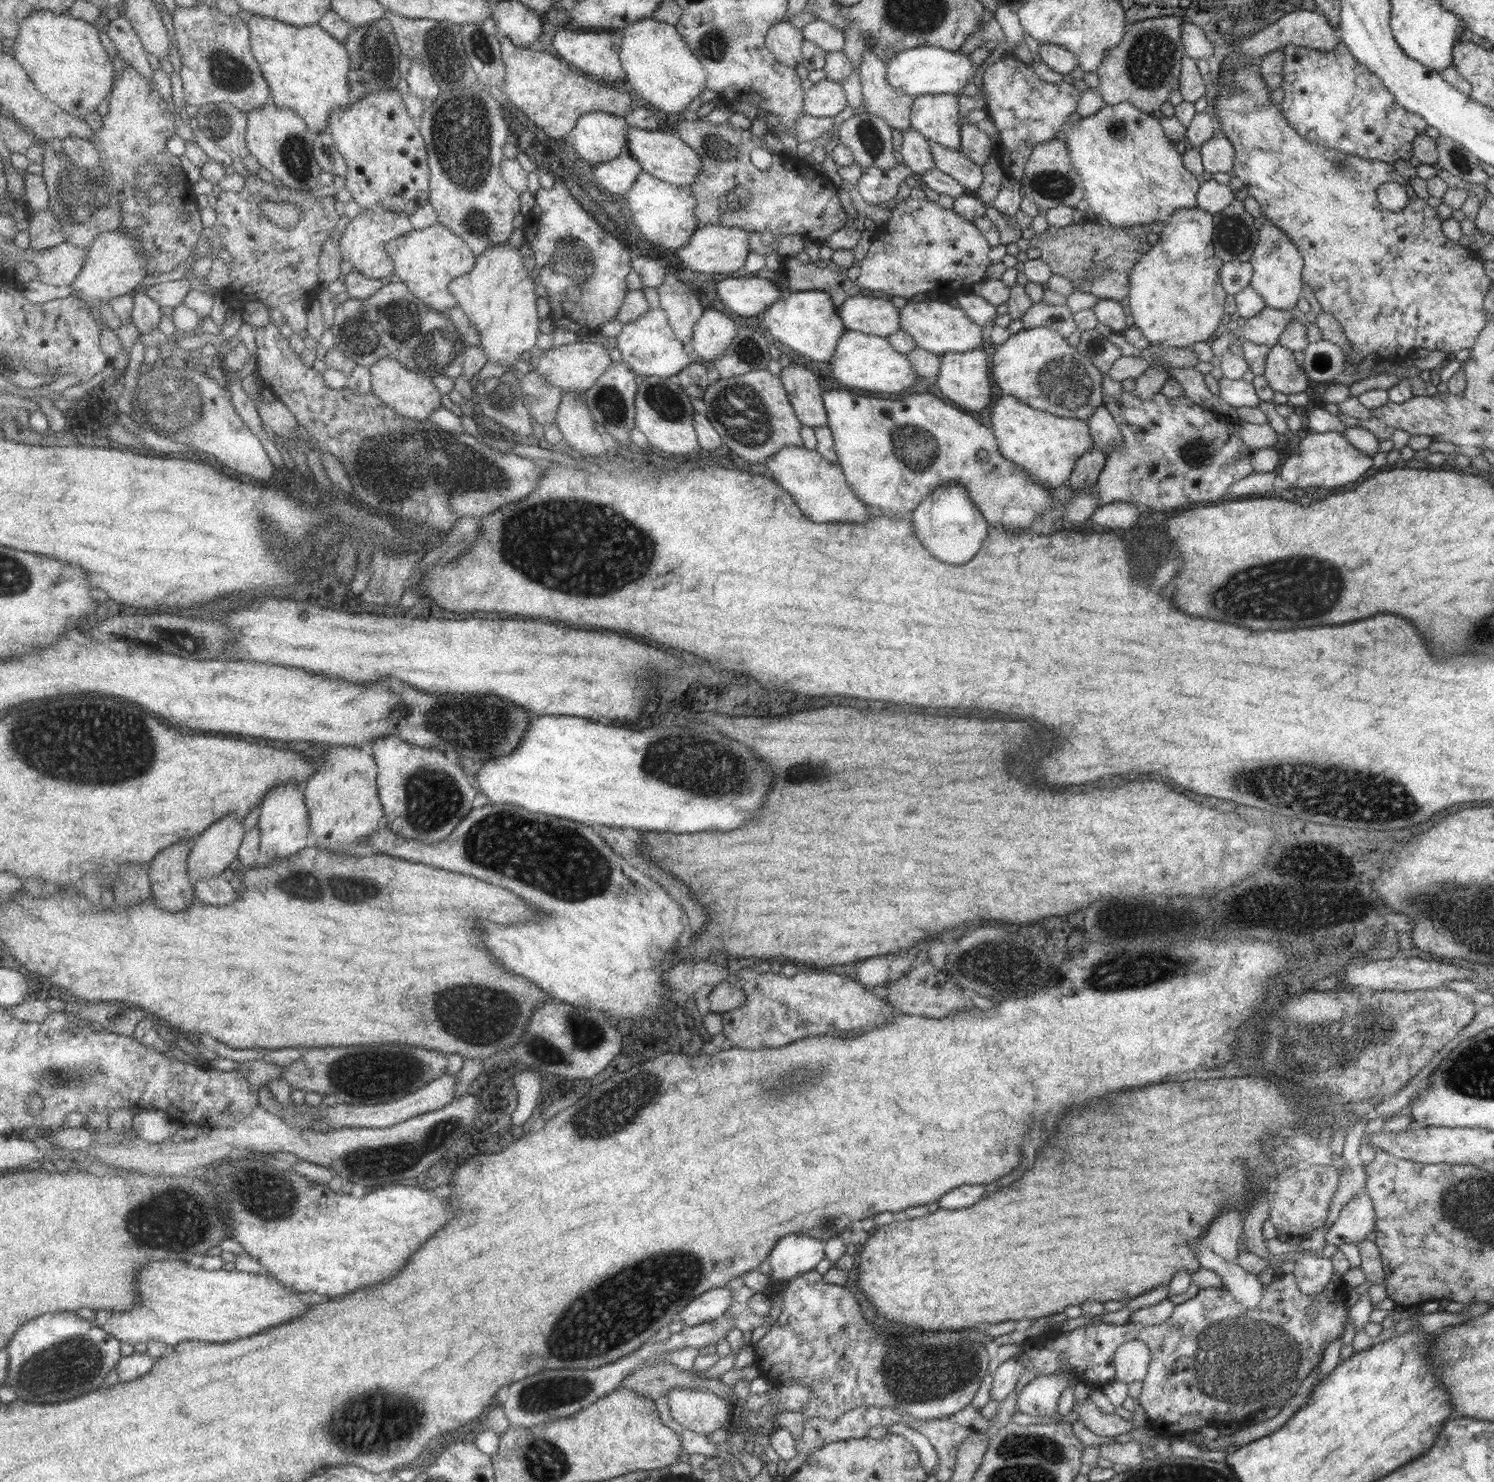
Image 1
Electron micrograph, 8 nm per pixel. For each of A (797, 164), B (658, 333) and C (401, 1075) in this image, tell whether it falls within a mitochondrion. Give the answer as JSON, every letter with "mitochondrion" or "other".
{"A":"other","B":"other","C":"mitochondrion"}

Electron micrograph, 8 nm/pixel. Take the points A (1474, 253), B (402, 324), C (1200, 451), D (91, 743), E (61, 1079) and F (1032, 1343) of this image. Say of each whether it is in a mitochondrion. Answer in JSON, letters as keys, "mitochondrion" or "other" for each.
{"A":"other","B":"mitochondrion","C":"mitochondrion","D":"mitochondrion","E":"mitochondrion","F":"other"}

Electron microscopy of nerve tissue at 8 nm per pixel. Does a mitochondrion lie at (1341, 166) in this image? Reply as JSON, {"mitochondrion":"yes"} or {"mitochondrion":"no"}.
{"mitochondrion":"yes"}

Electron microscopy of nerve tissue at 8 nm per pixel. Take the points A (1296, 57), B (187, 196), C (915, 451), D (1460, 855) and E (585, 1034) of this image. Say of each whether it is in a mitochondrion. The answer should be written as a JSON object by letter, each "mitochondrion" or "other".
{"A":"other","B":"other","C":"mitochondrion","D":"other","E":"mitochondrion"}

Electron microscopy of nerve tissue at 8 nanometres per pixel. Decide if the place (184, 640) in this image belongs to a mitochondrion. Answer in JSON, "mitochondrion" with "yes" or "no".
{"mitochondrion":"yes"}

